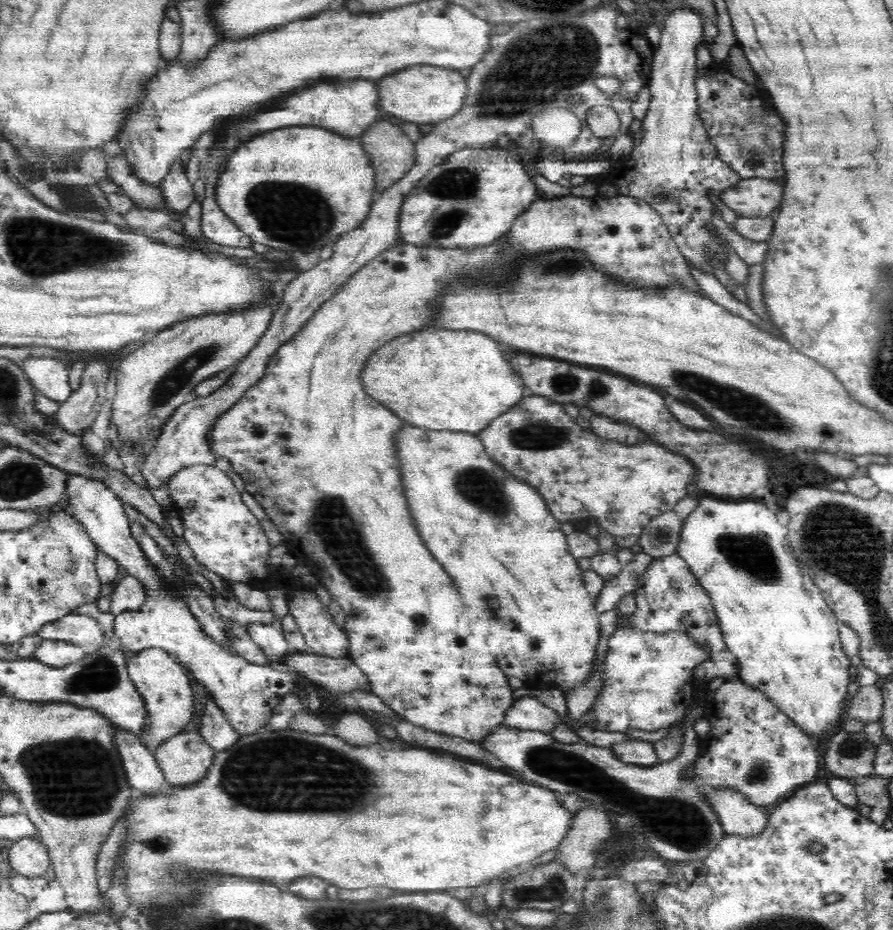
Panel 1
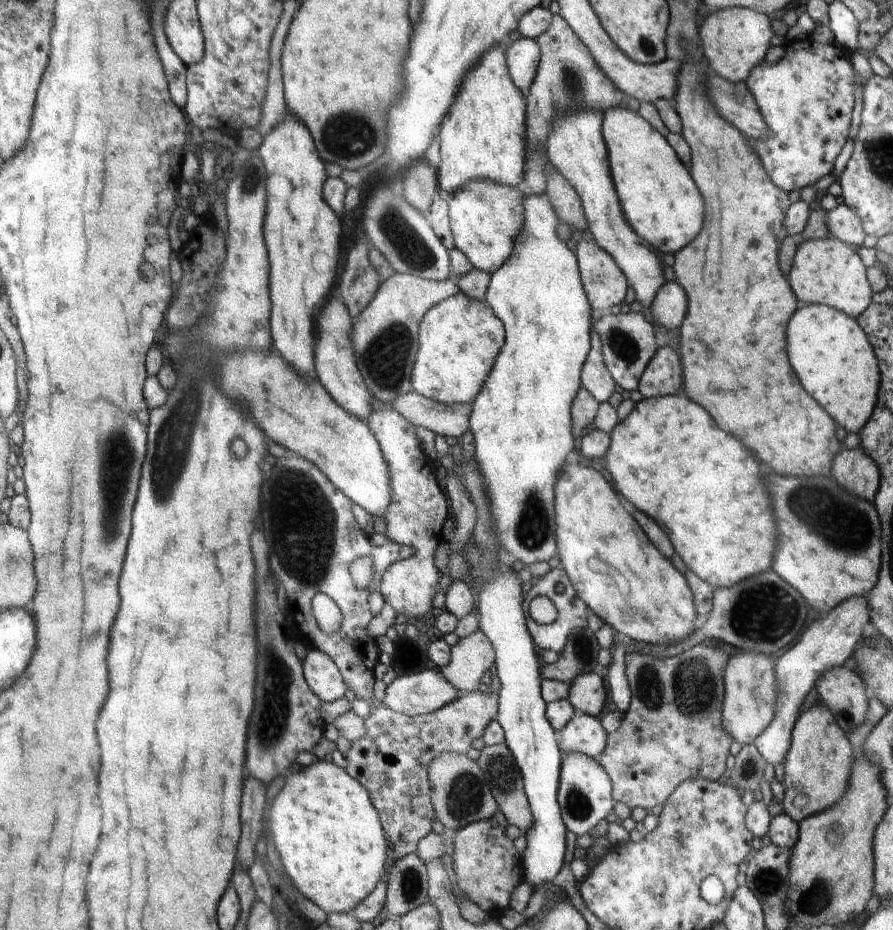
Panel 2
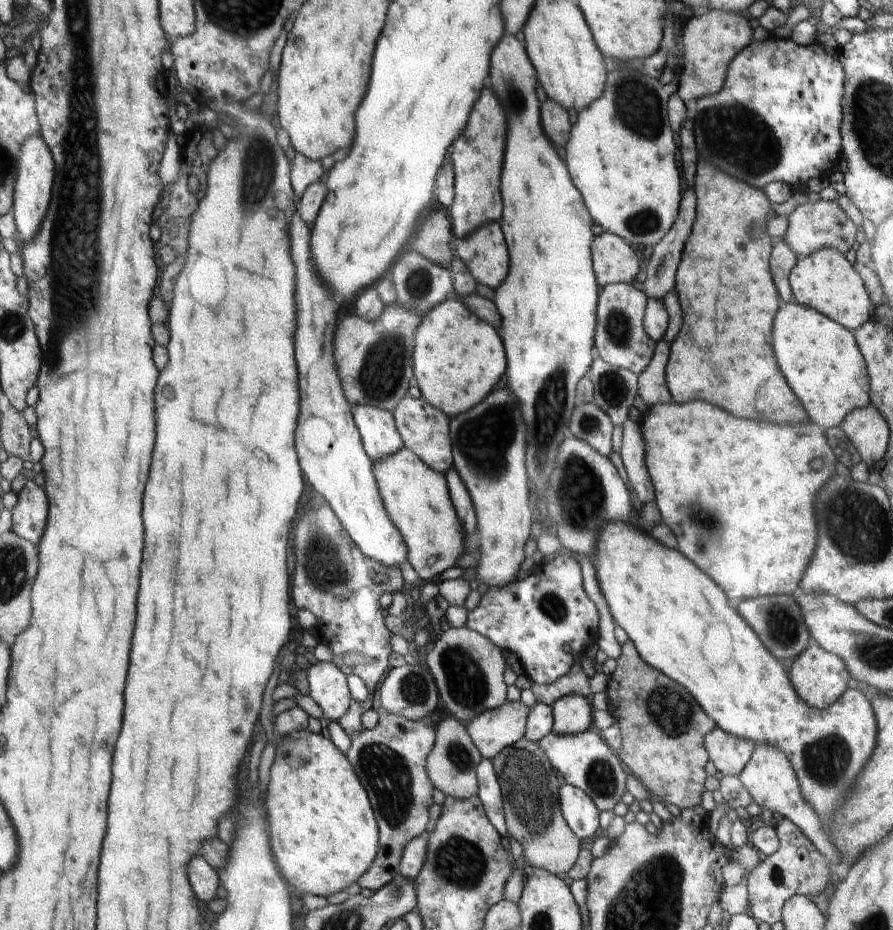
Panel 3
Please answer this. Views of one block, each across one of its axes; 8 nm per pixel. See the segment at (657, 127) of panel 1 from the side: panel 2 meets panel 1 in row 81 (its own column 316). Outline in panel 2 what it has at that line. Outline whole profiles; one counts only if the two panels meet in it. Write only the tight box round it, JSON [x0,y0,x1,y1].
[304,649,346,703]

